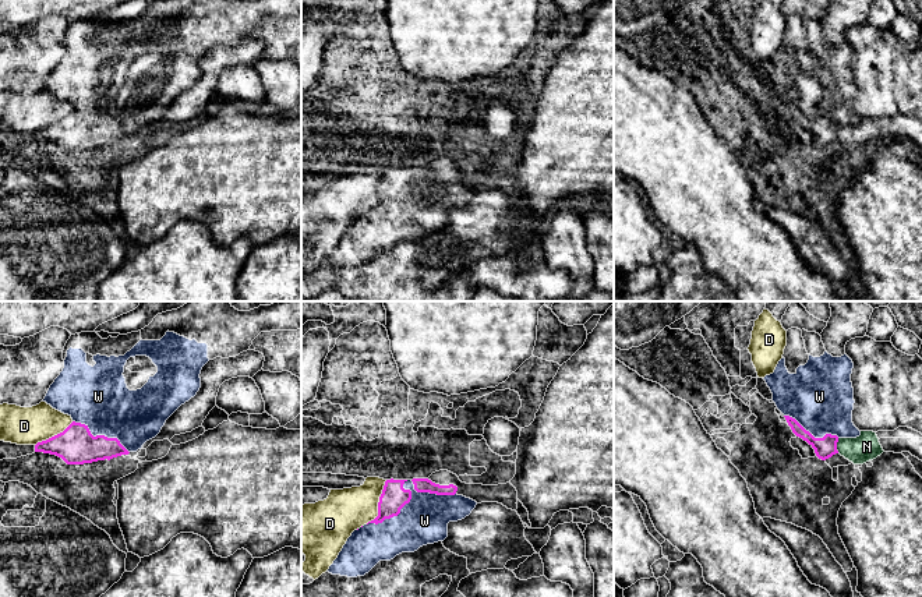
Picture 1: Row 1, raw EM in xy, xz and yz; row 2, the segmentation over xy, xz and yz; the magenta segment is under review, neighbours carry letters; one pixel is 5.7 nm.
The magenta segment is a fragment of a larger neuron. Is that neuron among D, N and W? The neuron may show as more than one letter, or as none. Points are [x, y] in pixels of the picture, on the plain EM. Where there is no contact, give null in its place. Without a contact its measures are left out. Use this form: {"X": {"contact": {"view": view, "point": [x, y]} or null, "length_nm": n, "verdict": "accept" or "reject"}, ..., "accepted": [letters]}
{"D": {"contact": {"view": "xz", "point": [378, 191]}, "length_nm": 280, "verdict": "reject"}, "N": {"contact": {"view": "yz", "point": [836, 133]}, "length_nm": 90, "verdict": "reject"}, "W": {"contact": {"view": "xz", "point": [399, 198]}, "length_nm": 360, "verdict": "accept"}, "accepted": ["W"]}

